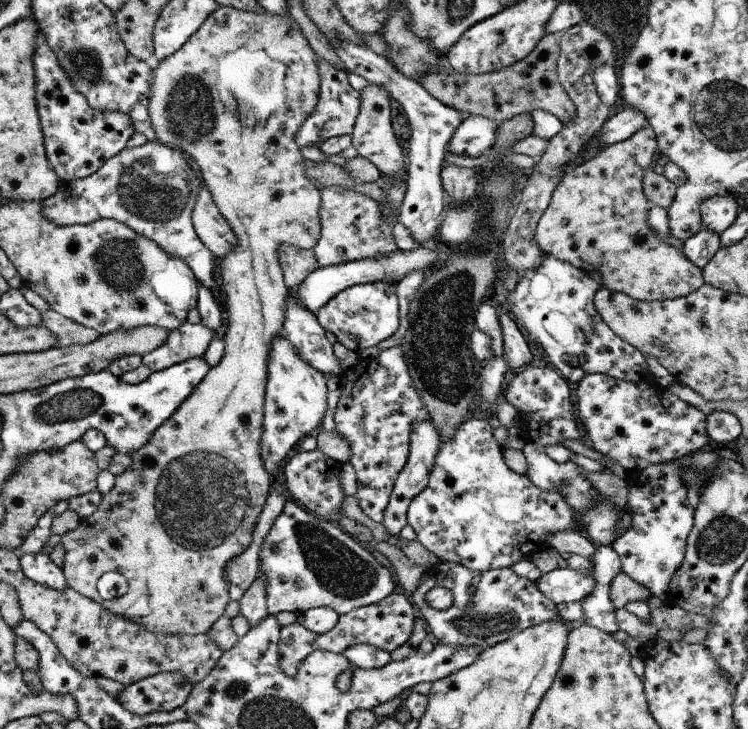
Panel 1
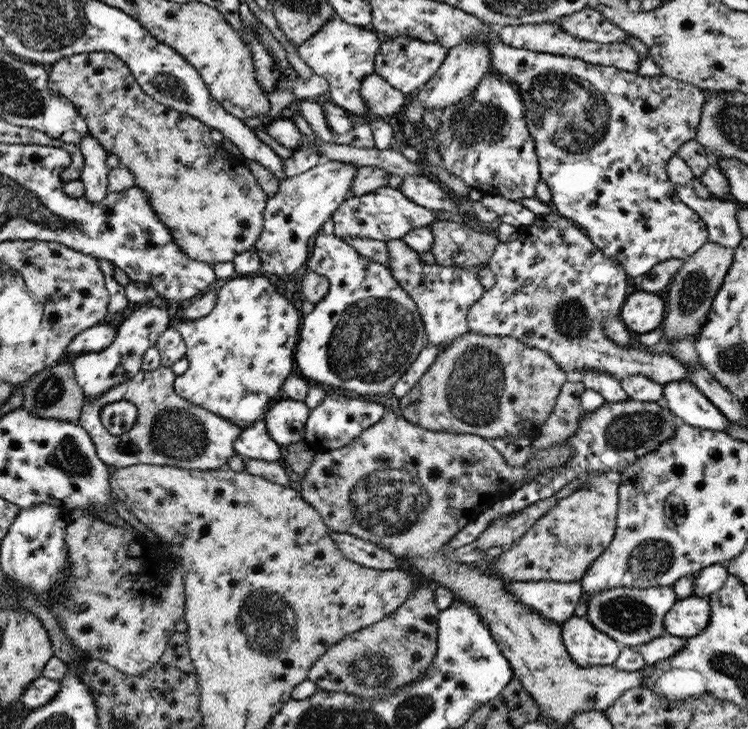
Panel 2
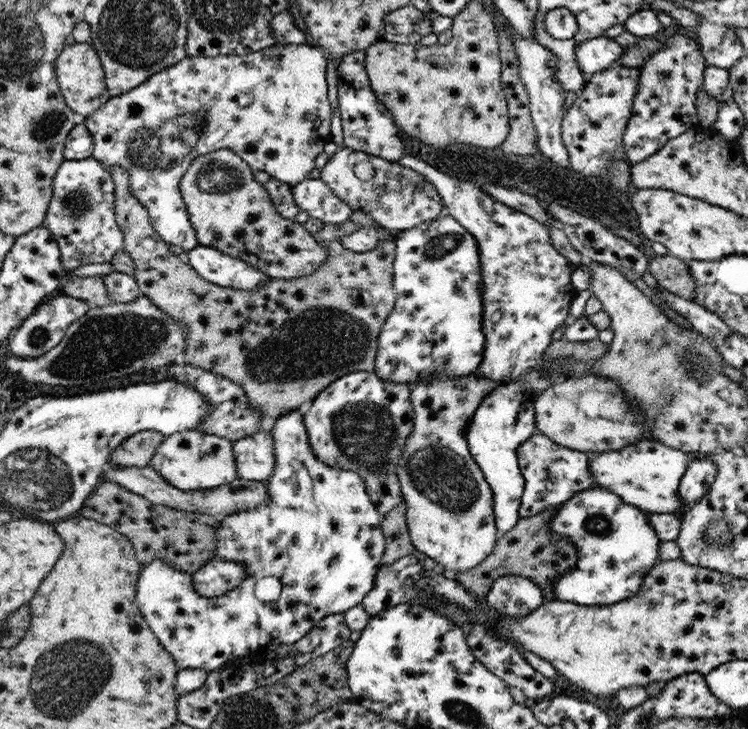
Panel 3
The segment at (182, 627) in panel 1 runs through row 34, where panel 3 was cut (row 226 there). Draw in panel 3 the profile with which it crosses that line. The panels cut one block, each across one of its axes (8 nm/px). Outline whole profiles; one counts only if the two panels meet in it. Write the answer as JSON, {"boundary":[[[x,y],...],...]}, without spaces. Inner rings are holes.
{"boundary":[[[220,149],[196,157],[180,179],[179,189],[187,208],[189,221],[199,244],[216,248],[258,268],[272,279],[296,278],[312,274],[328,258],[327,250],[304,226],[284,218],[275,209],[271,194],[255,179],[256,171],[232,149]]]}

